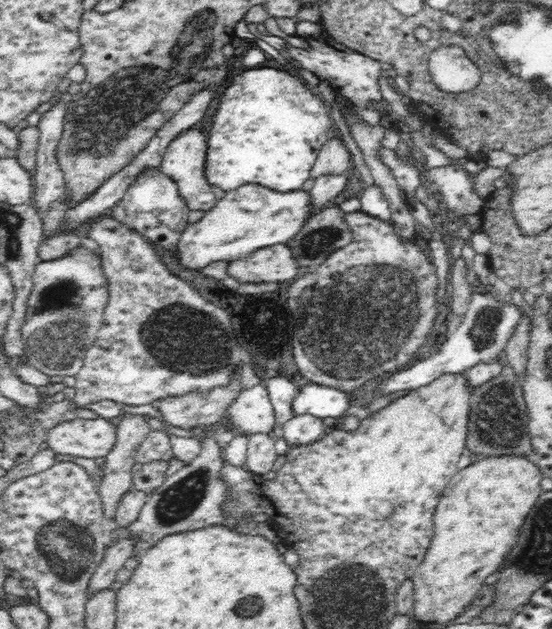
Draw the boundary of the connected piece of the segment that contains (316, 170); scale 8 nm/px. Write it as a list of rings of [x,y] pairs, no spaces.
[[[339,135],[323,144],[314,166],[311,168],[310,176],[314,179],[324,174],[345,174],[352,172],[350,153]]]

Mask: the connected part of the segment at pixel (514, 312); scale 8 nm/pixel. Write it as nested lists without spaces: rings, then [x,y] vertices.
[[[473,293],[465,315],[452,325],[452,329],[443,337],[443,343],[436,354],[418,362],[416,365],[391,374],[379,384],[379,393],[387,396],[402,390],[413,390],[430,384],[442,374],[466,373],[481,363],[498,361],[506,351],[512,339],[516,324],[520,322],[523,312],[510,300],[497,300],[490,293]]]

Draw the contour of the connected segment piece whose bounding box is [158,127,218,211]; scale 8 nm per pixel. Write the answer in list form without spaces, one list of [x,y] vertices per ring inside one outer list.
[[[195,127],[188,128],[180,135],[168,145],[162,162],[158,166],[159,171],[178,185],[178,194],[185,200],[189,210],[209,211],[218,200],[205,177],[208,135]]]

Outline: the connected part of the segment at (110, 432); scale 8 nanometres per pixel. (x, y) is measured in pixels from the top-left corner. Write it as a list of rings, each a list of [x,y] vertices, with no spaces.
[[[101,416],[92,420],[63,421],[47,431],[45,447],[51,448],[55,454],[102,458],[114,446],[116,429],[116,419]]]

